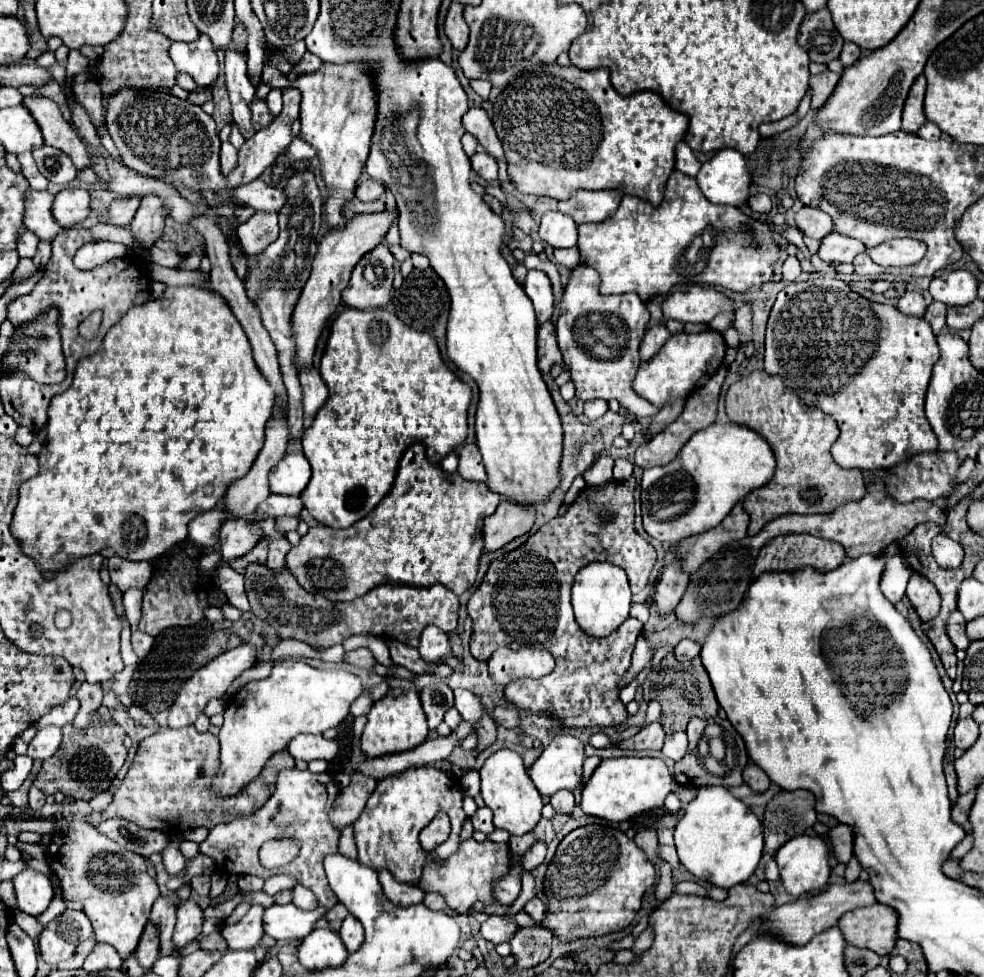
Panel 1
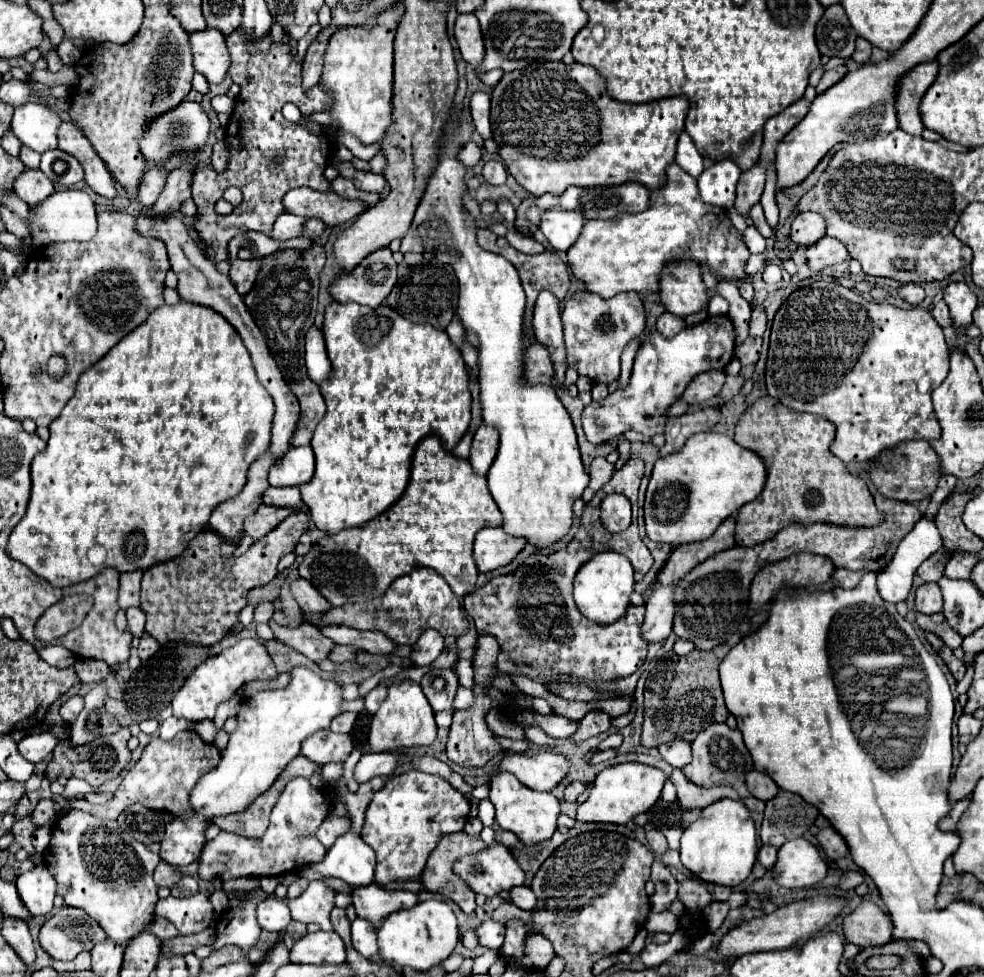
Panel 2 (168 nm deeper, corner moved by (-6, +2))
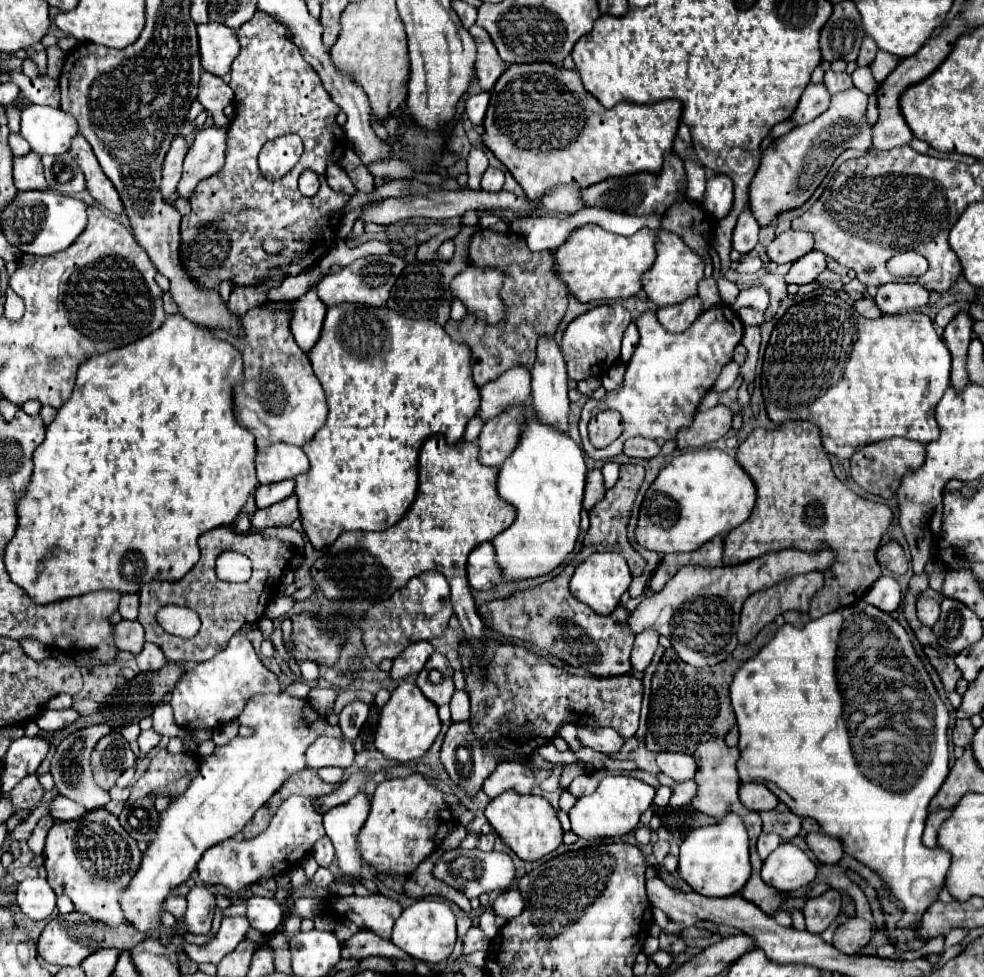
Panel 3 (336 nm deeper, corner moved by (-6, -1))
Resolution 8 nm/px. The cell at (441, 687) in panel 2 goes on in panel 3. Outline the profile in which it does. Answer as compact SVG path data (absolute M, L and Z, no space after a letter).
M434 651L426 661L424 669L418 673L416 685L432 703L446 705L450 703L450 697L454 693L452 675L454 675L454 669L450 667L448 659L442 653Z

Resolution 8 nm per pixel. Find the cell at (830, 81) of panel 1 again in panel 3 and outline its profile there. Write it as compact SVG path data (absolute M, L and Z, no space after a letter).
M826 71L824 75L824 83L828 87L828 91L834 95L834 93L840 93L840 91L846 91L852 87L852 79L848 73L836 73L836 71Z

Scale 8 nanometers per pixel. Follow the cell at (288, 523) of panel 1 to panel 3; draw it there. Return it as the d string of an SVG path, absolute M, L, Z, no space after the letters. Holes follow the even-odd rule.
M218 527L200 537L200 561L196 567L180 581L176 583L166 583L166 581L150 581L142 585L140 589L140 615L138 621L142 623L146 631L146 641L158 645L166 659L172 663L202 663L212 659L218 651L222 651L230 637L246 623L258 621L258 605L260 605L260 615L264 615L266 605L276 597L276 587L280 583L280 577L288 565L288 555L290 559L294 557L294 547L280 541L280 539L266 539L258 531L236 531L232 527ZM224 551L246 551L246 557L252 561L252 577L246 583L226 583L216 577L216 557ZM164 605L180 605L180 607L190 607L194 609L200 619L202 627L200 633L194 639L180 639L170 633L166 633L158 623L156 623L156 611Z

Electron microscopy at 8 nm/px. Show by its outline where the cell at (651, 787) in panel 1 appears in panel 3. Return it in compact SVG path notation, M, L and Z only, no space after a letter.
M606 777L600 787L592 795L584 795L576 801L576 805L568 811L572 821L572 831L582 839L604 839L604 837L622 837L630 833L640 815L652 805L654 787L632 779L632 777Z

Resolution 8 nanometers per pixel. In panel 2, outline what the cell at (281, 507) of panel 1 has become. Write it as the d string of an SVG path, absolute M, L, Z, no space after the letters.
M270 486L264 492L262 502L270 504L270 506L280 506L280 508L296 510L302 504L302 498L300 498L300 490L298 488L272 488Z

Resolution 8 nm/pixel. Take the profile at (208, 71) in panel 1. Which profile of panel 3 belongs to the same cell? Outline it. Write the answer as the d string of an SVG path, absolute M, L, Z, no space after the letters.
M210 21L198 25L198 39L200 39L200 59L204 71L212 71L214 75L224 77L230 71L230 65L240 51L236 33L224 27L222 23Z

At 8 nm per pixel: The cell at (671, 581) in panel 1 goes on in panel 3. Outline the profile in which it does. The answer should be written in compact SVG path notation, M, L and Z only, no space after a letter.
M646 629L640 635L636 635L634 641L634 649L632 649L632 669L634 671L646 671L646 667L650 665L654 651L658 647L658 633L654 629Z

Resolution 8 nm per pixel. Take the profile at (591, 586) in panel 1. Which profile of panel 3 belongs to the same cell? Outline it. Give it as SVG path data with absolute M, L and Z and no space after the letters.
M592 553L586 561L582 561L576 567L572 581L570 581L570 591L578 601L592 607L598 615L610 615L618 607L622 593L630 587L630 581L632 581L632 575L630 575L626 559L622 555L618 555L618 553Z

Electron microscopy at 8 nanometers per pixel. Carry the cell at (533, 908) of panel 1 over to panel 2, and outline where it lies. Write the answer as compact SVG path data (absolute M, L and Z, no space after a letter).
M518 886L518 888L512 888L512 902L522 908L522 910L534 910L536 908L536 896L530 892L528 886Z

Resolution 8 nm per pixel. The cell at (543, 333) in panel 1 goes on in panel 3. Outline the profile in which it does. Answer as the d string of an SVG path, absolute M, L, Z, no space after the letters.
M526 367L508 369L496 381L480 387L480 409L482 421L500 415L506 407L528 403L530 399L530 371Z

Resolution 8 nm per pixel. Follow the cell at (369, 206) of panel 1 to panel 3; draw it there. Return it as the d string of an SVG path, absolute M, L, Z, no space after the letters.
M328 163L326 179L328 179L328 185L334 191L340 191L340 193L346 193L346 195L354 195L356 193L356 187L352 185L350 177L346 175L346 171L342 169L340 163Z

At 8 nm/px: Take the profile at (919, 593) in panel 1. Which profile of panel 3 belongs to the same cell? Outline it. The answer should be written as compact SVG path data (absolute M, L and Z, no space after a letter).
M922 595L918 597L918 603L916 603L916 609L918 609L918 619L926 625L926 627L932 627L940 615L940 603L930 597L930 595Z

